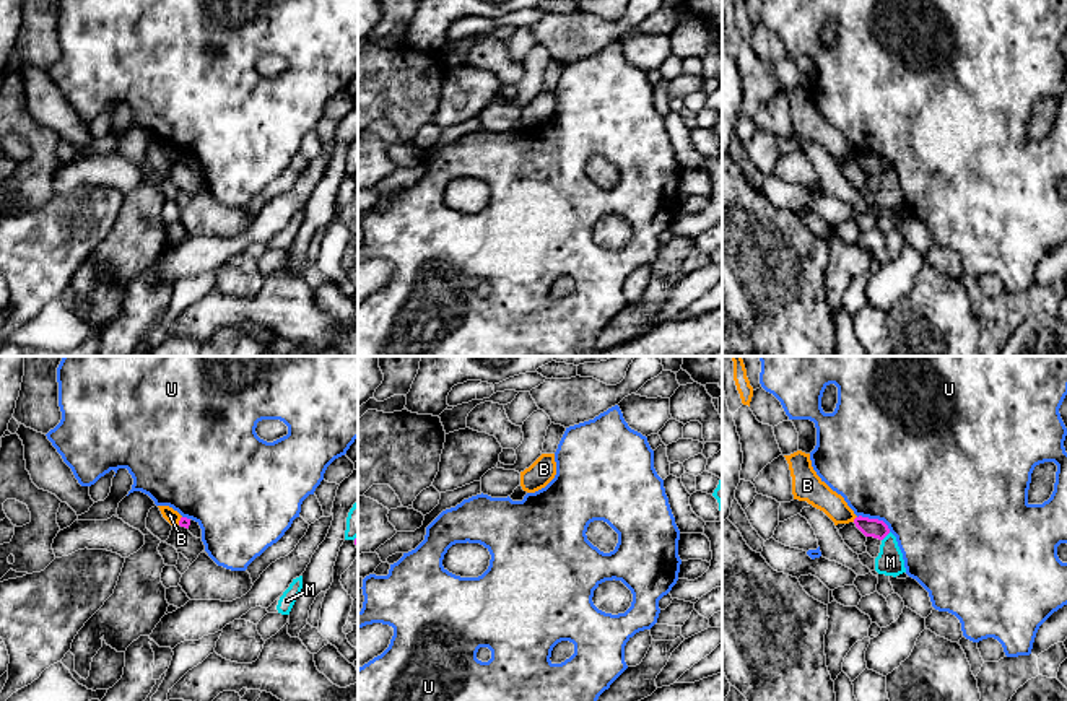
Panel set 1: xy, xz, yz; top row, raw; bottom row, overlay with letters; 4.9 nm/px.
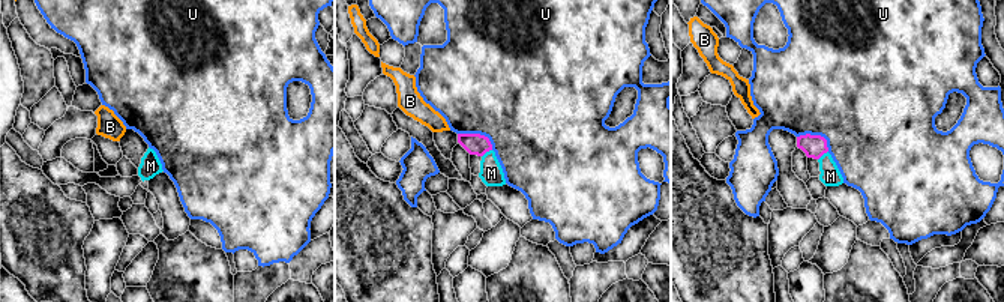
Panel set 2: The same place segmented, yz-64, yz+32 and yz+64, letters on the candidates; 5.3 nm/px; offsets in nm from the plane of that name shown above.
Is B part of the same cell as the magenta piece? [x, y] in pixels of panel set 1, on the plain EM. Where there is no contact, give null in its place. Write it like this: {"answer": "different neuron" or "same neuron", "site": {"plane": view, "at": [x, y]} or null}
{"answer": "different neuron", "site": {"plane": "yz", "at": [854, 155]}}

